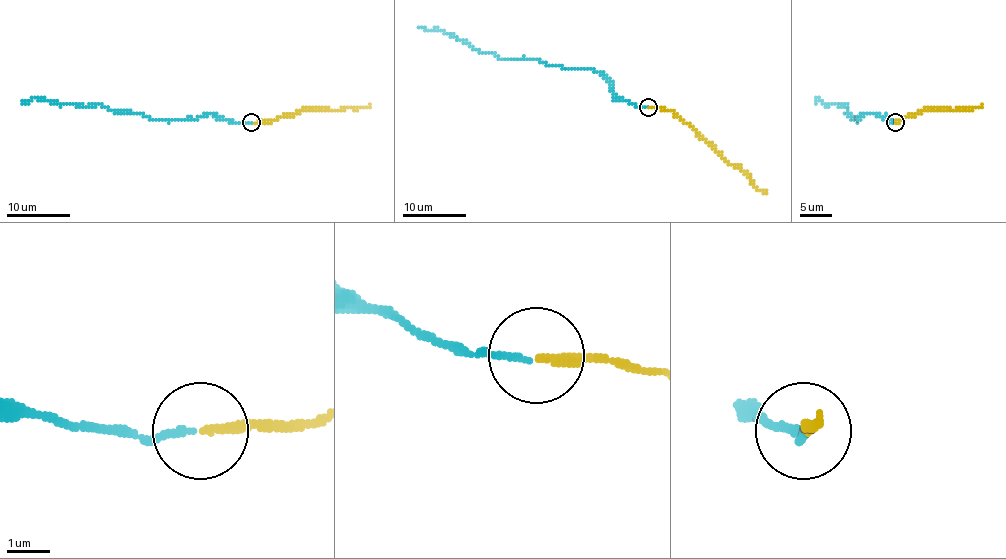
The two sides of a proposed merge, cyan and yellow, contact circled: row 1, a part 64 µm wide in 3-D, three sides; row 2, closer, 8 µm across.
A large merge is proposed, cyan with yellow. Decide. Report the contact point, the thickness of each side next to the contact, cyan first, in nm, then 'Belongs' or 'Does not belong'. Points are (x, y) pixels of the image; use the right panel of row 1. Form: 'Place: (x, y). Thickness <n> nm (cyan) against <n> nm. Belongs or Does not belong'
Place: (895, 122). Thickness 140 nm (cyan) against 200 nm. Does not belong

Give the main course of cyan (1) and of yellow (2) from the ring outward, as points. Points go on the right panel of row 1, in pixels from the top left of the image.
1: (896, 122), (880, 114), (866, 112), (855, 120), (844, 105), (826, 105), (818, 98), (815, 103)
2: (895, 122), (925, 109), (971, 109), (982, 103)

